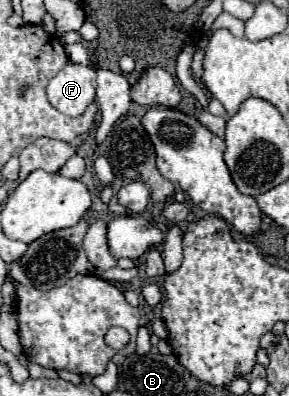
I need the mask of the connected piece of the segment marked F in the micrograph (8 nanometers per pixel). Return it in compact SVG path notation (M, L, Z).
M68 64L48 84L50 104L66 116L80 116L96 98L96 70Z

